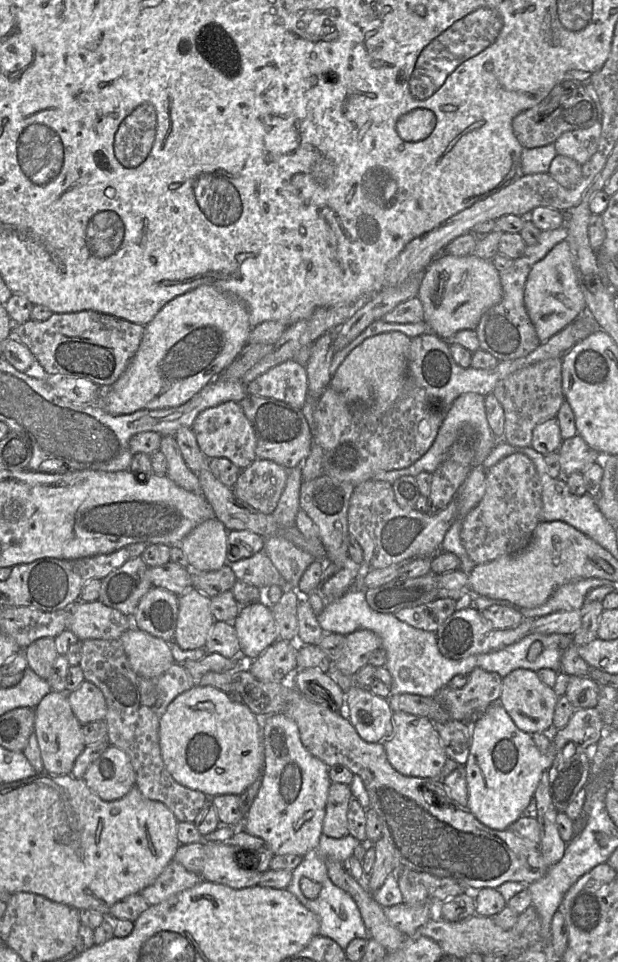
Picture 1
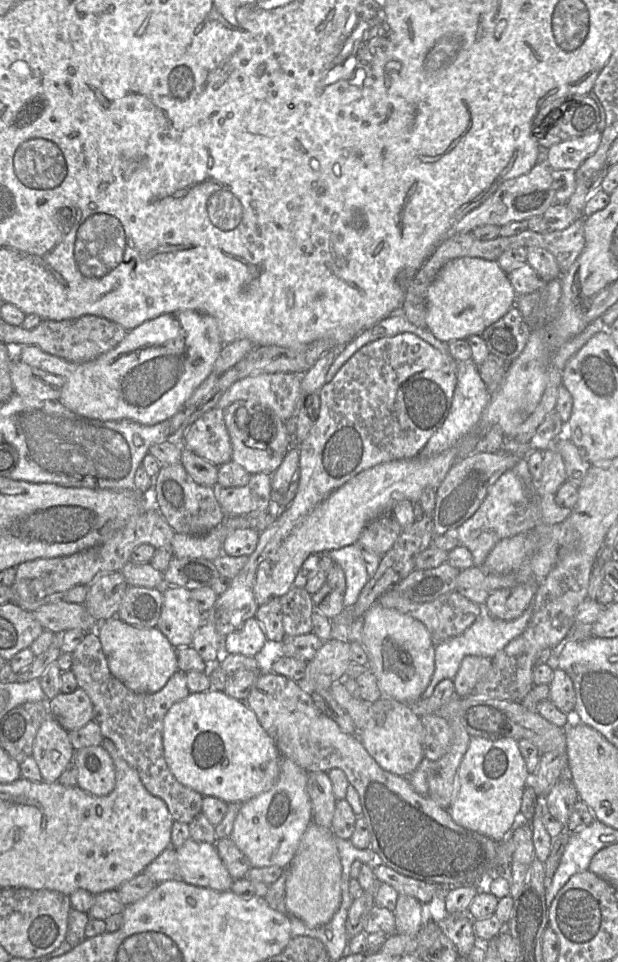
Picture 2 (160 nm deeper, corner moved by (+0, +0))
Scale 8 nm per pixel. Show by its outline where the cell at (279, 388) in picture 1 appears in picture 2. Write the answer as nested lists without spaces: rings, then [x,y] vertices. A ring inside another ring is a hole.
[[[291,372],[261,373],[234,382],[215,407],[225,409],[237,400],[252,400],[287,421],[296,415],[300,394],[301,375]]]

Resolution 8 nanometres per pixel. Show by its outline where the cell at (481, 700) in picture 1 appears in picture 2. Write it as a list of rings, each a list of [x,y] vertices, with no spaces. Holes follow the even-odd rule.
[[[475,655],[465,656],[453,678],[455,696],[466,697],[470,695],[491,666],[490,658]]]

